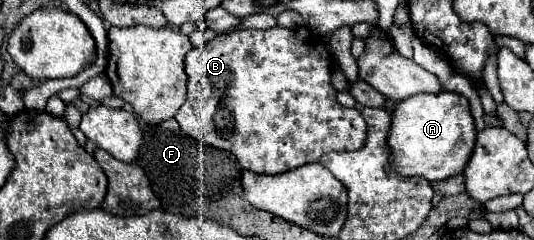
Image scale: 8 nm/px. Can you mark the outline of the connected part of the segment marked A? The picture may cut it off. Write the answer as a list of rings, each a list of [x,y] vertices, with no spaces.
[[[441,91],[437,95],[415,95],[409,97],[405,101],[401,101],[391,117],[391,131],[389,131],[389,147],[393,151],[391,155],[391,167],[395,171],[399,171],[403,177],[423,177],[429,183],[435,181],[443,181],[449,179],[453,175],[459,175],[465,171],[471,155],[473,155],[473,147],[475,147],[475,119],[471,115],[471,107],[469,101],[459,95],[459,93],[449,93],[449,91]]]

